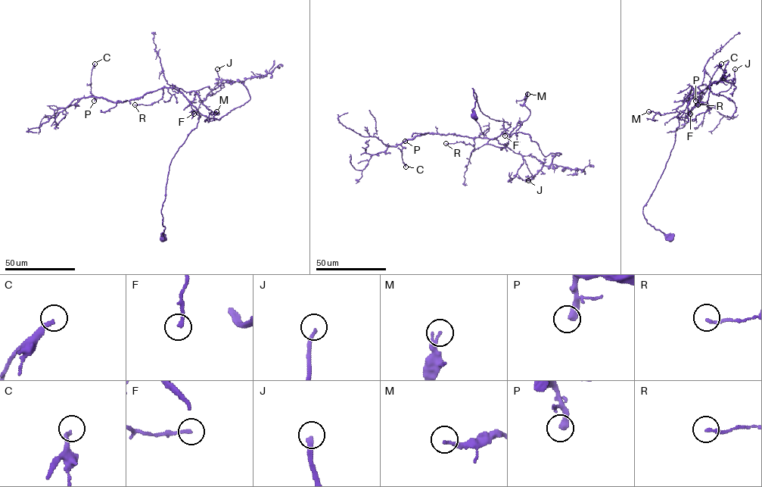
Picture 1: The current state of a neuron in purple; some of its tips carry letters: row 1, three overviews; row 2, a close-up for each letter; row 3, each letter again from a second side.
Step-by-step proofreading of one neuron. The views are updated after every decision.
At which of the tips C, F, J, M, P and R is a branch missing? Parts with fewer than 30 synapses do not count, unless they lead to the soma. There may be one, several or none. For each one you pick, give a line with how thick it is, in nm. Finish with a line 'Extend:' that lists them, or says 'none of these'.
C: 190 nm thick
J: 200 nm thick
P: 360 nm thick
Extend: C, J, P

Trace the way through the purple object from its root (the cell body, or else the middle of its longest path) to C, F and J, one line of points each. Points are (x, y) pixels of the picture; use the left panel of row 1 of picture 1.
C: (162, 239), (169, 164), (199, 116), (170, 88), (122, 101), (90, 96), (94, 63)
F: (162, 239), (165, 227), (161, 209), (169, 164), (188, 135), (197, 128), (199, 116), (194, 113)
J: (162, 239), (169, 164), (199, 117), (176, 86), (191, 92), (231, 82), (221, 80), (217, 69)

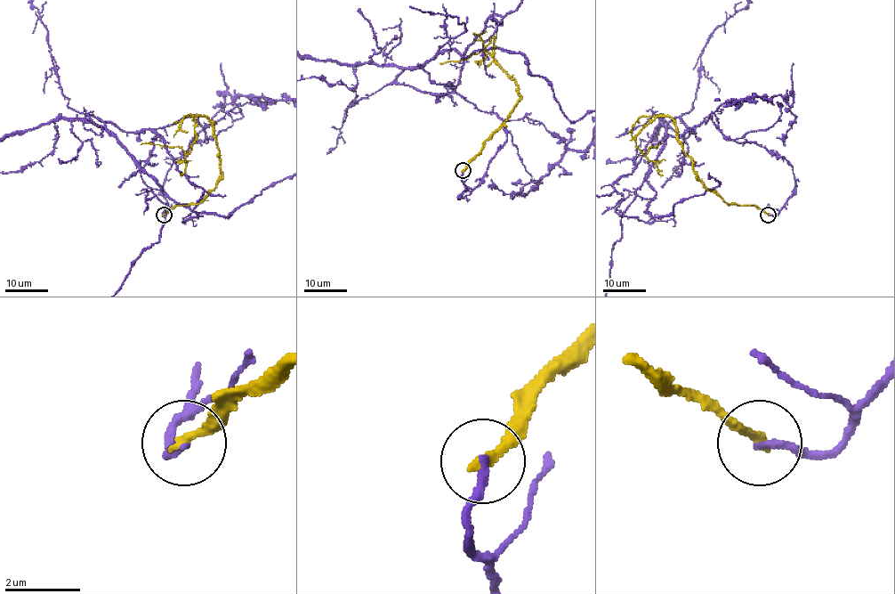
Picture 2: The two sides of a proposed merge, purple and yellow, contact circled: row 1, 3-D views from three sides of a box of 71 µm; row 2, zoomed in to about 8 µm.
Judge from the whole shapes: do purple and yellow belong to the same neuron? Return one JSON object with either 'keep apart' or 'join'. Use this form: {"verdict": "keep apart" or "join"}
{"verdict": "keep apart"}

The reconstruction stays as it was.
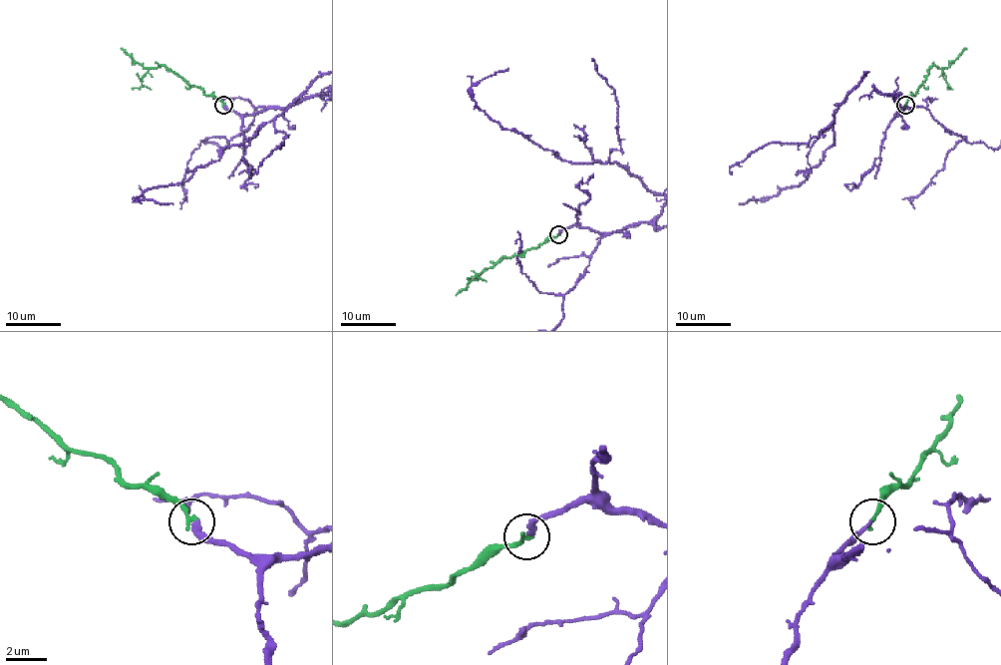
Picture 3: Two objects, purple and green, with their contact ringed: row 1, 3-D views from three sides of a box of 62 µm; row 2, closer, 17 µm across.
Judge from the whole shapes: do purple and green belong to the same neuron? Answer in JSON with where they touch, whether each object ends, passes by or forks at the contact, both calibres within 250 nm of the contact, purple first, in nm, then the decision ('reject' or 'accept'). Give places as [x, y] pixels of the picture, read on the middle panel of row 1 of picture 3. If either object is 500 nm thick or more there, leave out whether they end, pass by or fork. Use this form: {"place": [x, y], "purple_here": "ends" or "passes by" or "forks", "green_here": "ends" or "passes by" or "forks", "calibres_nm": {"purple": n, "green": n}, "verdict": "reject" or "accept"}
{"place": [558, 234], "purple_here": "ends", "green_here": "ends", "calibres_nm": {"purple": 240, "green": 240}, "verdict": "accept"}

